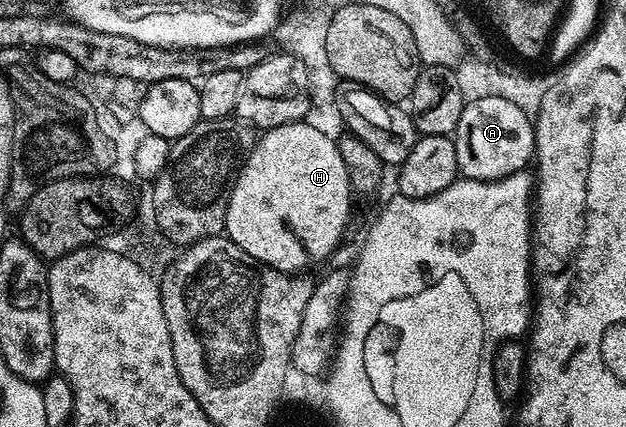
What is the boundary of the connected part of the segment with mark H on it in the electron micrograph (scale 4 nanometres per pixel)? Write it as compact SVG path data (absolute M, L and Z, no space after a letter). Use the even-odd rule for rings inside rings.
M308 123L283 124L267 129L261 135L264 137L253 146L252 153L245 160L243 157L228 193L224 223L228 239L246 250L250 258L258 258L258 262L278 271L299 273L326 259L339 246L344 227L348 224L348 215L352 212L352 183L346 162L342 162L342 154L338 154L336 140Z

